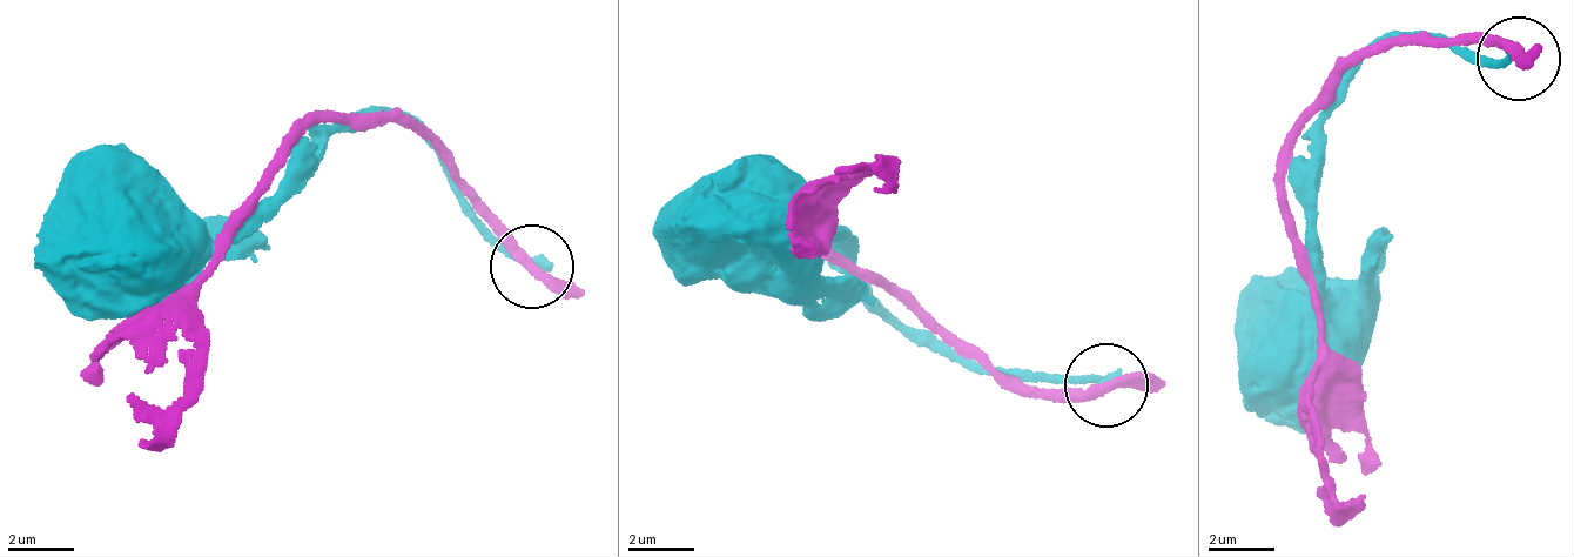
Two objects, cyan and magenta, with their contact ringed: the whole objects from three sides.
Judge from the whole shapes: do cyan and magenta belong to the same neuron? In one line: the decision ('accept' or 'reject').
reject

